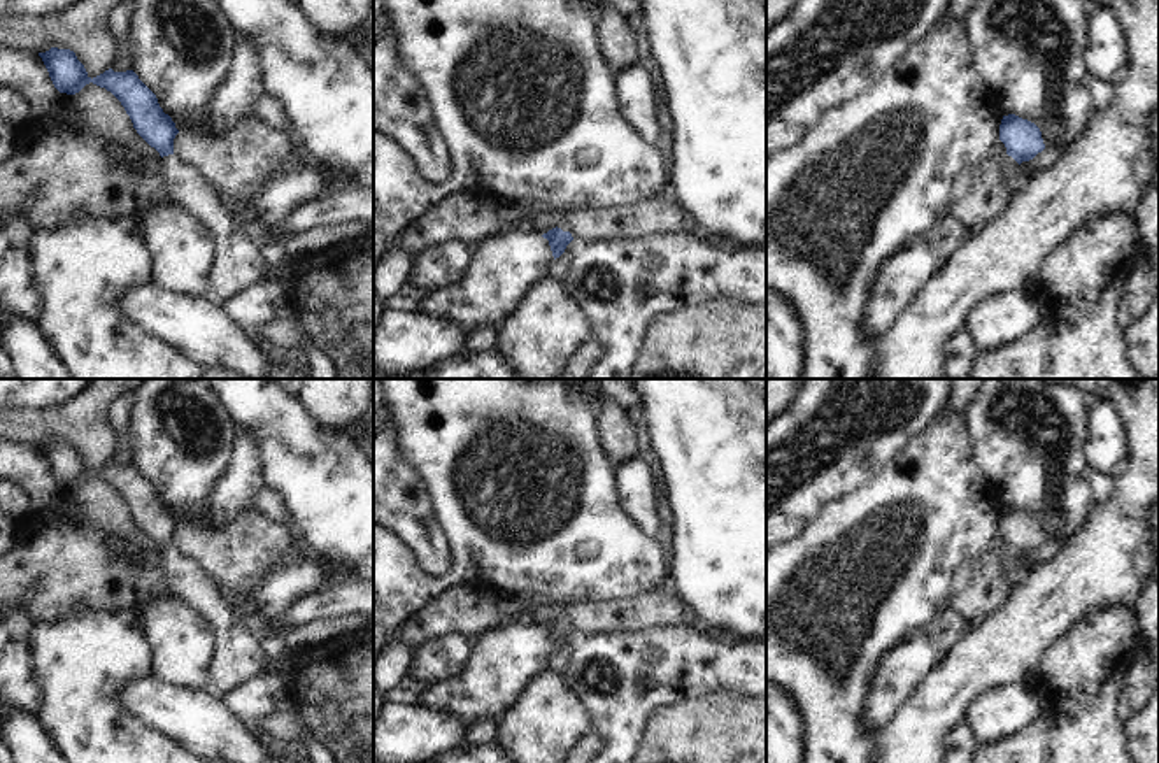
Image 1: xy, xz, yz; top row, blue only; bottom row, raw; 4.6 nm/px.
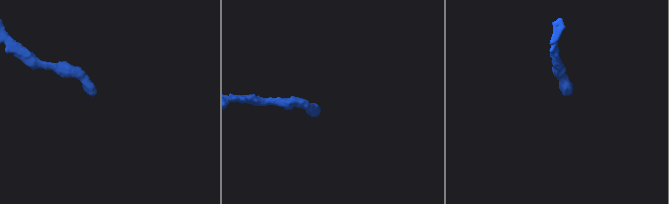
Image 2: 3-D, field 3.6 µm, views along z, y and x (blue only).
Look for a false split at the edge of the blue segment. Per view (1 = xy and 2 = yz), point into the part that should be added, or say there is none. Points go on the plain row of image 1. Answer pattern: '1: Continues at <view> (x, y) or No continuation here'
1: Continues at xy (237, 658)
2: Continues at yz (1010, 562)

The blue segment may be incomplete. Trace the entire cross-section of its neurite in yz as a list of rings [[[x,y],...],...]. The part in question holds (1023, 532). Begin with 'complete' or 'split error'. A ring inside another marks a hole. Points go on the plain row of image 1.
split error; [[[1015,507],[1003,509],[999,533],[1006,540],[1006,547],[999,553],[999,563],[1005,570],[1006,582],[1013,591],[1026,577],[1020,556],[1033,553],[1045,542],[1045,537],[1040,521]]]

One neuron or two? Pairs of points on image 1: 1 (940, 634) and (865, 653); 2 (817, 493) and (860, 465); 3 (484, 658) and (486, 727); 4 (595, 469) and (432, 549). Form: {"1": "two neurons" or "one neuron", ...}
{"1": "two neurons", "2": "one neuron", "3": "two neurons", "4": "two neurons"}

